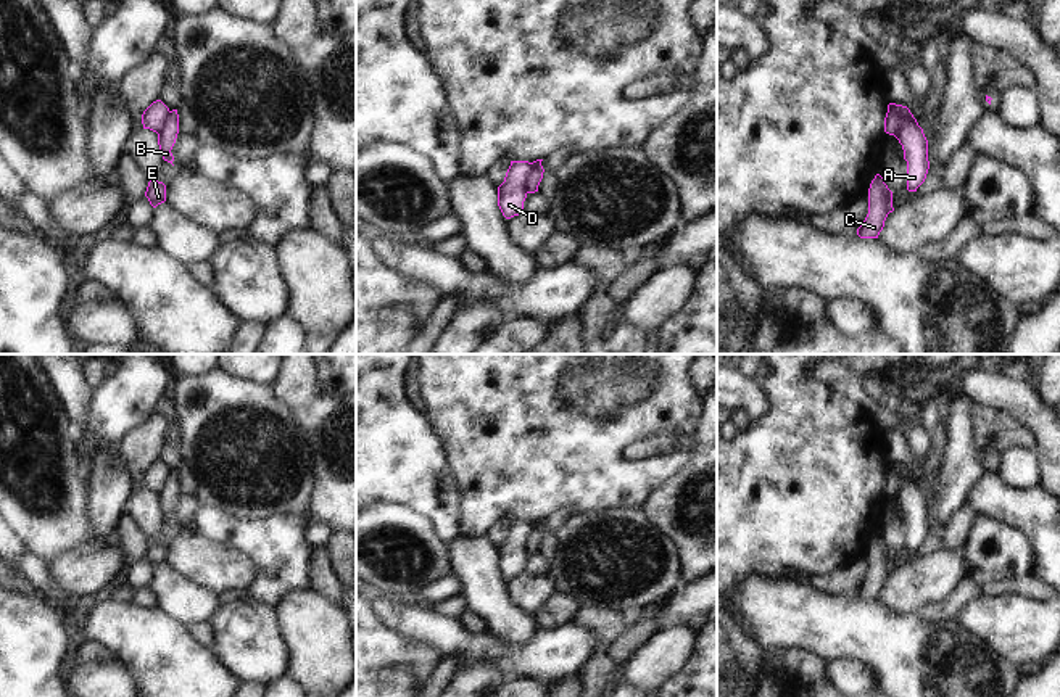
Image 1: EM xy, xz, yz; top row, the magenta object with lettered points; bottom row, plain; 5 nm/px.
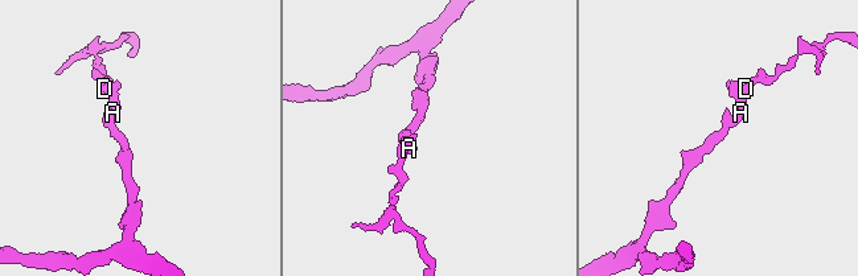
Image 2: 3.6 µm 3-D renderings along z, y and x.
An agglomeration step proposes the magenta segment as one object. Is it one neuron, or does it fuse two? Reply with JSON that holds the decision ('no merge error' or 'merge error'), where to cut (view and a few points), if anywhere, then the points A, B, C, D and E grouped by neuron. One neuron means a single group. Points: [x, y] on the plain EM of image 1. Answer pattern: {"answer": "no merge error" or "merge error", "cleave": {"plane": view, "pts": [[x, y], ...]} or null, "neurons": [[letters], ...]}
{"answer": "merge error", "cleave": {"plane": "yz", "pts": [[915, 480], [894, 472], [893, 475], [898, 482], [894, 496]]}, "neurons": [["A", "B", "C", "E"], ["D"]]}

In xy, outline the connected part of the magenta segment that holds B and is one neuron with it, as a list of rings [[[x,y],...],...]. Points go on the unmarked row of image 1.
[[[172,470],[168,473],[163,489],[158,493],[158,505],[159,505],[163,520],[171,525],[174,522],[171,510],[176,504],[177,494],[179,494],[179,475],[177,475],[177,470]]]

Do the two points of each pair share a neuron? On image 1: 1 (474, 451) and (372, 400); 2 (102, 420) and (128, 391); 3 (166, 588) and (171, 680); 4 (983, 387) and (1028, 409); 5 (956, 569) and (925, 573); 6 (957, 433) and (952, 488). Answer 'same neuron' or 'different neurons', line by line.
1: different neurons
2: same neuron
3: different neurons
4: same neuron
5: same neuron
6: same neuron

